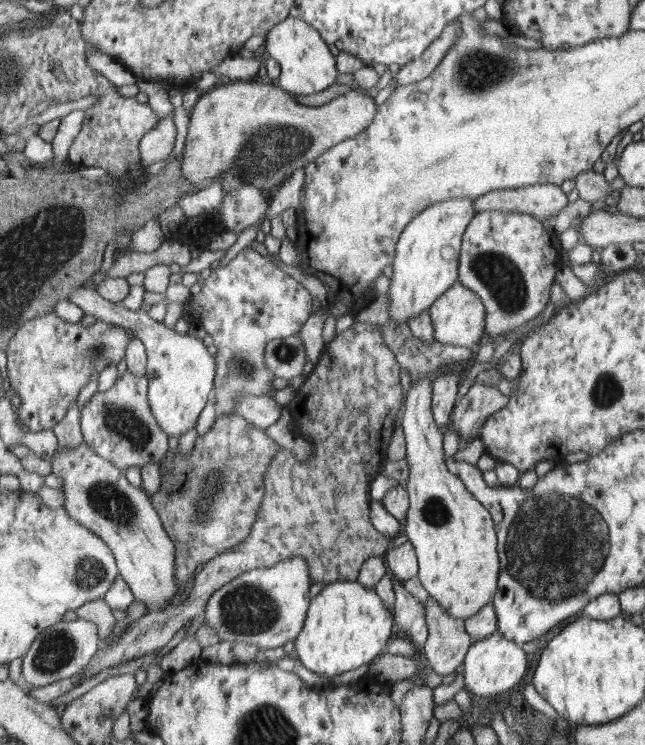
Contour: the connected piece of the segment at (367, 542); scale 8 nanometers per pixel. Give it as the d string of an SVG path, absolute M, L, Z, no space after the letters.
M354 322L351 328L348 328L343 332L336 332L336 334L334 334L334 338L324 346L324 350L322 350L322 354L320 354L318 362L314 365L311 374L306 378L302 387L300 387L299 390L295 390L294 398L290 401L285 410L287 417L293 419L296 423L295 435L302 436L302 438L306 439L306 441L310 443L310 447L312 447L312 458L310 458L308 462L298 462L298 460L296 460L296 456L294 456L290 450L286 450L285 447L278 450L278 453L273 455L273 462L269 465L269 470L266 470L264 500L262 501L261 510L257 514L257 521L254 522L254 528L252 529L249 537L234 549L230 549L226 553L218 556L216 559L206 563L204 569L195 574L193 582L194 586L189 592L190 596L183 603L175 603L171 607L167 607L162 611L146 613L146 615L140 617L140 619L132 621L132 623L130 623L130 625L128 625L128 627L126 627L126 629L116 637L116 641L112 639L112 643L110 643L110 645L100 647L97 654L89 661L89 665L87 665L81 672L82 681L88 680L89 678L92 678L92 676L96 676L96 674L100 673L102 670L112 668L132 660L135 661L138 658L144 657L149 653L154 653L166 646L166 644L172 640L172 636L176 634L176 632L178 632L178 630L180 630L187 622L190 622L190 619L204 614L205 606L209 602L209 599L213 597L218 590L222 589L222 586L228 585L230 582L234 581L234 578L237 578L240 574L245 573L248 570L266 569L270 566L275 566L277 563L291 560L294 556L302 556L302 558L310 558L310 562L307 562L307 564L309 564L310 576L312 577L311 585L317 583L327 585L336 581L357 581L358 573L361 572L361 567L364 565L365 561L368 558L384 556L391 547L390 540L387 540L380 531L376 528L372 528L372 524L370 524L370 520L372 518L368 518L368 512L372 512L372 510L370 510L370 506L368 506L368 484L370 484L370 478L375 476L376 472L378 472L378 468L384 465L386 460L389 460L388 449L390 441L393 438L393 433L396 432L394 430L394 424L396 420L396 412L400 411L398 410L398 408L400 408L400 400L402 400L403 406L404 400L402 398L402 386L400 386L400 364L396 362L394 352L386 346L384 336L382 336L382 332L380 332L380 327L368 322Z

